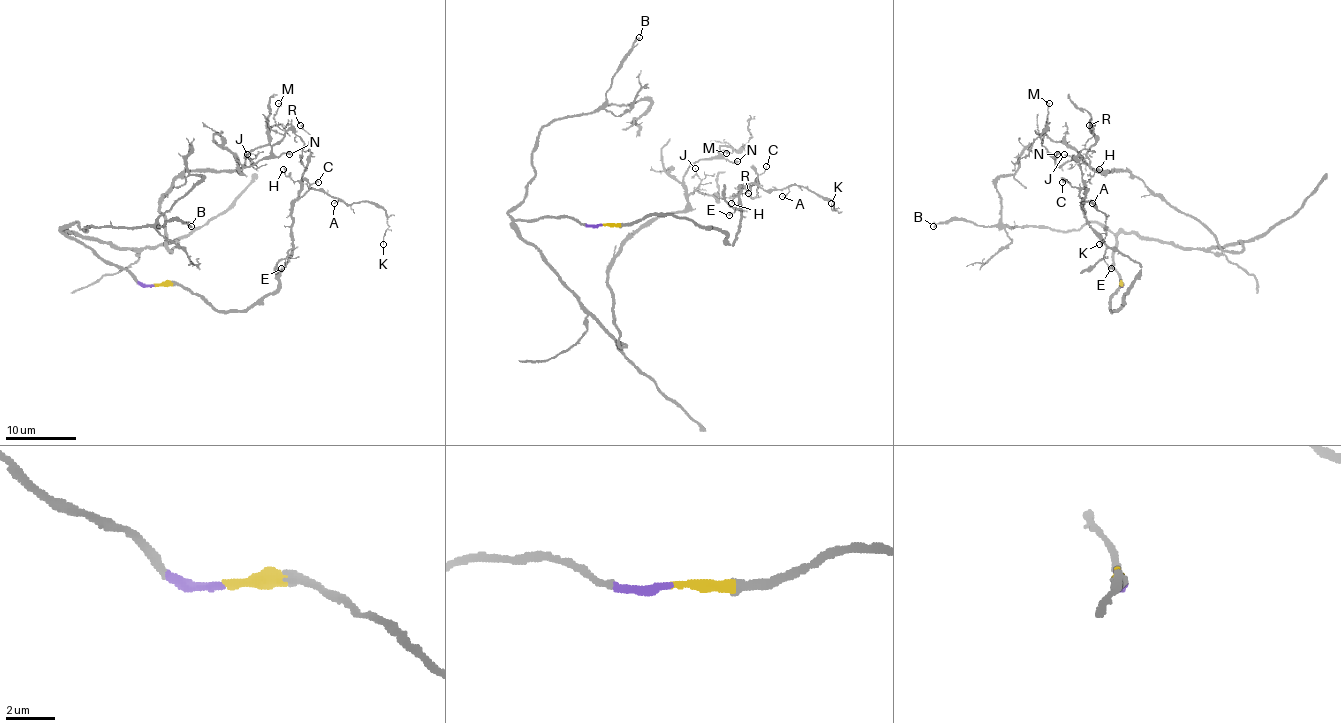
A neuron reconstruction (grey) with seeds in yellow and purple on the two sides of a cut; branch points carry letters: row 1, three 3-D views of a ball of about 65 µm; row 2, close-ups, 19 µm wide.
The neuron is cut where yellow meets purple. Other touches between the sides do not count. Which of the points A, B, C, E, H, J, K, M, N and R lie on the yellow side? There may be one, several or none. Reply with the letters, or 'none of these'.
A, C, E, H, K, R

